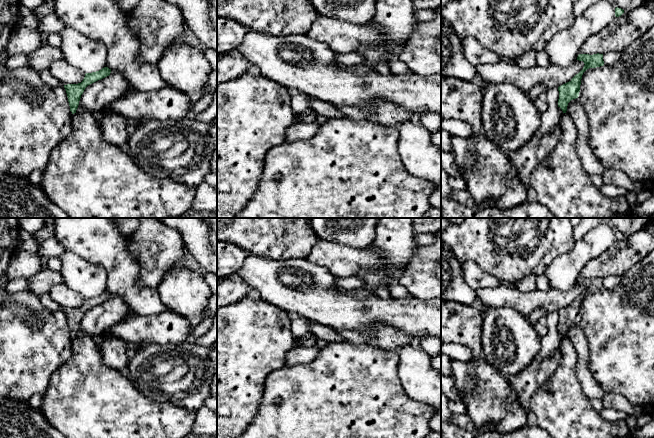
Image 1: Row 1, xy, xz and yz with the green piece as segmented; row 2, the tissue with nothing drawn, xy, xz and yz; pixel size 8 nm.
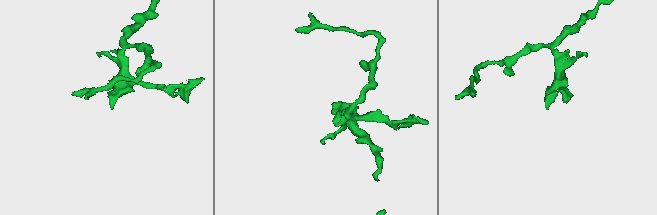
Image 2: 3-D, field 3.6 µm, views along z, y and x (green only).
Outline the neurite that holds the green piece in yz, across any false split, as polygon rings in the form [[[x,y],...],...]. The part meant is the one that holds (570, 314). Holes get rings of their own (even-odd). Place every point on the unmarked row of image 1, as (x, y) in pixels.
[[[579,278],[577,284],[584,286],[583,293],[576,298],[569,306],[558,311],[559,323],[558,331],[566,337],[568,327],[578,322],[583,297],[589,292],[596,292],[604,289],[603,278]]]

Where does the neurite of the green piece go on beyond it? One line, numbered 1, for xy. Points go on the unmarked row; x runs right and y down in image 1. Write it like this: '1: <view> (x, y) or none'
1: none

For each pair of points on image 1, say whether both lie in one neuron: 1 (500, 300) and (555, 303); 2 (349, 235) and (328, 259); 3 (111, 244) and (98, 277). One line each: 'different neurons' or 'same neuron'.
1: same neuron
2: different neurons
3: different neurons

